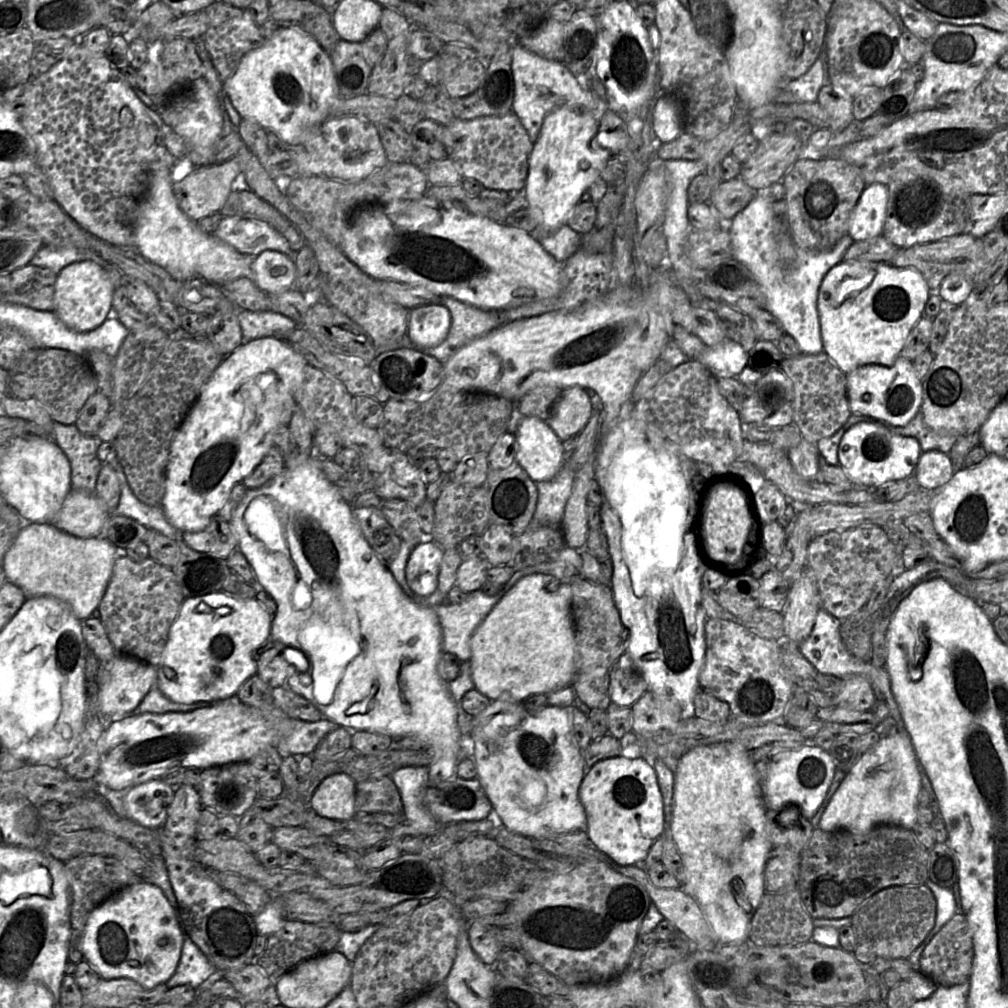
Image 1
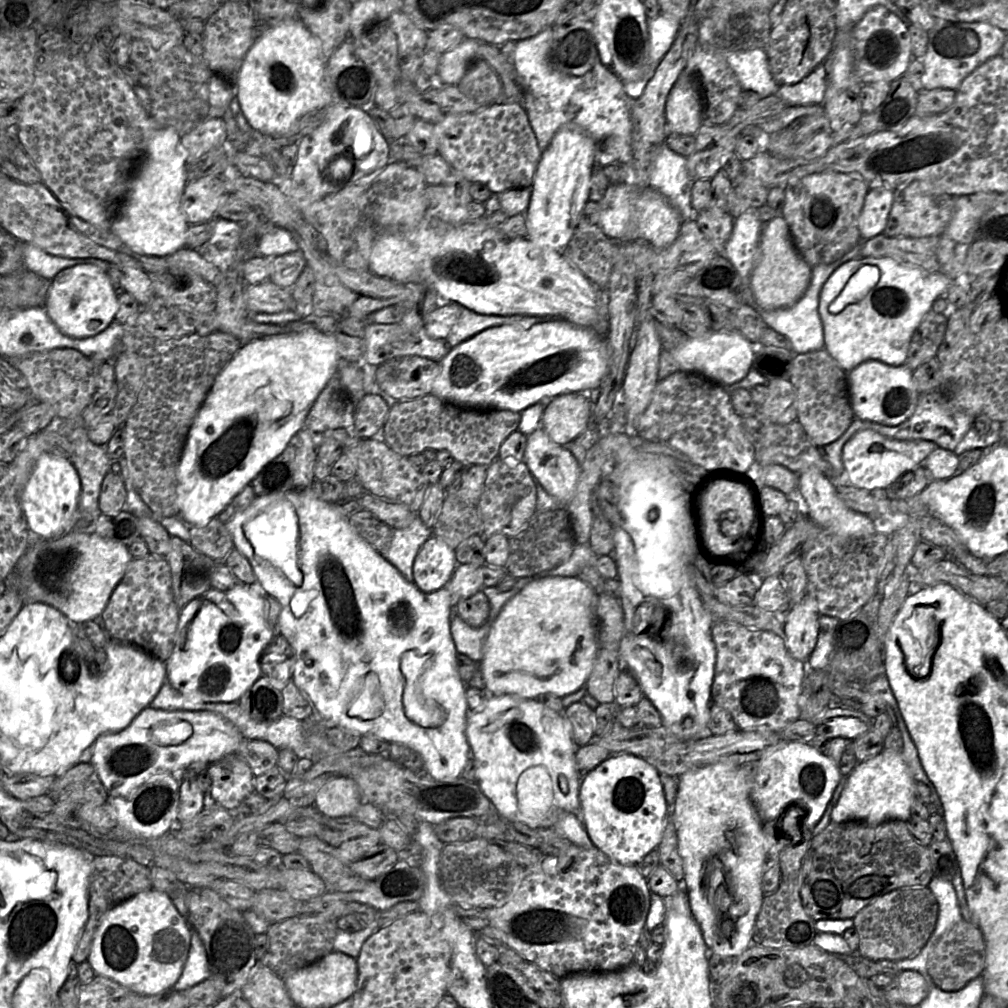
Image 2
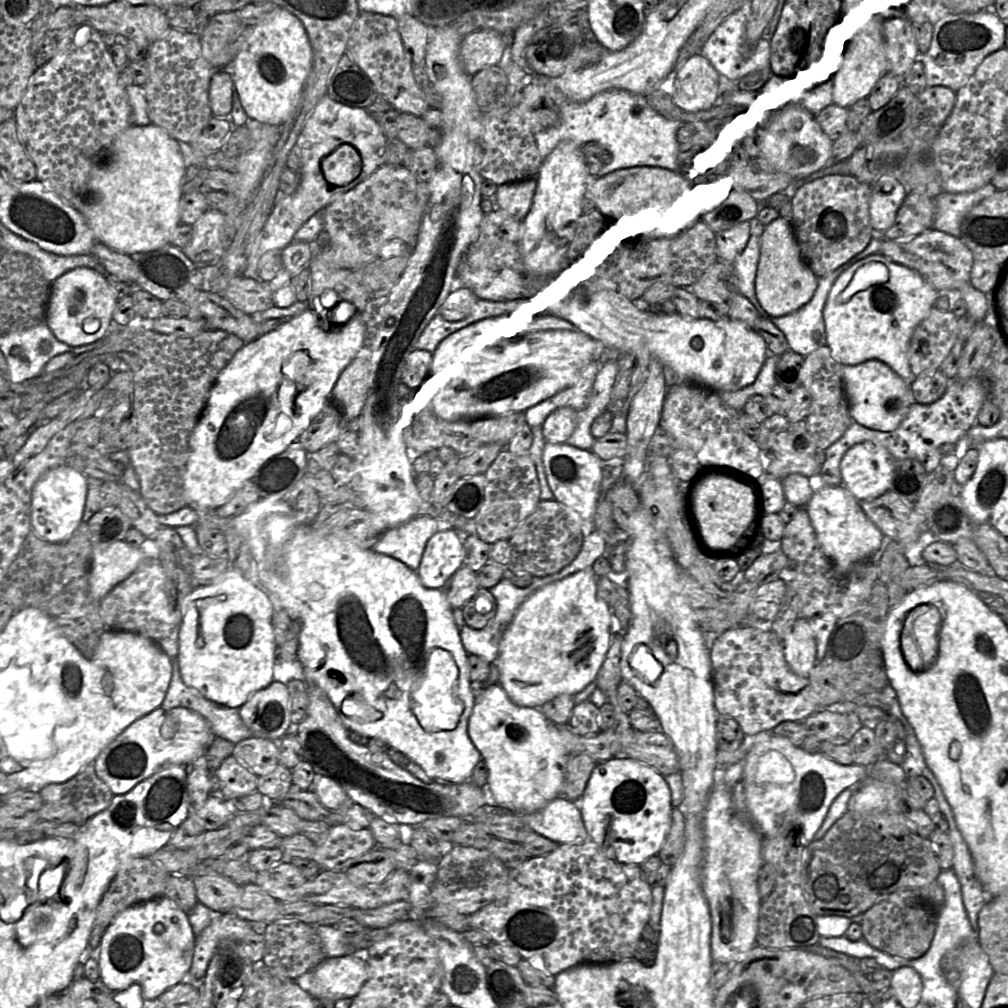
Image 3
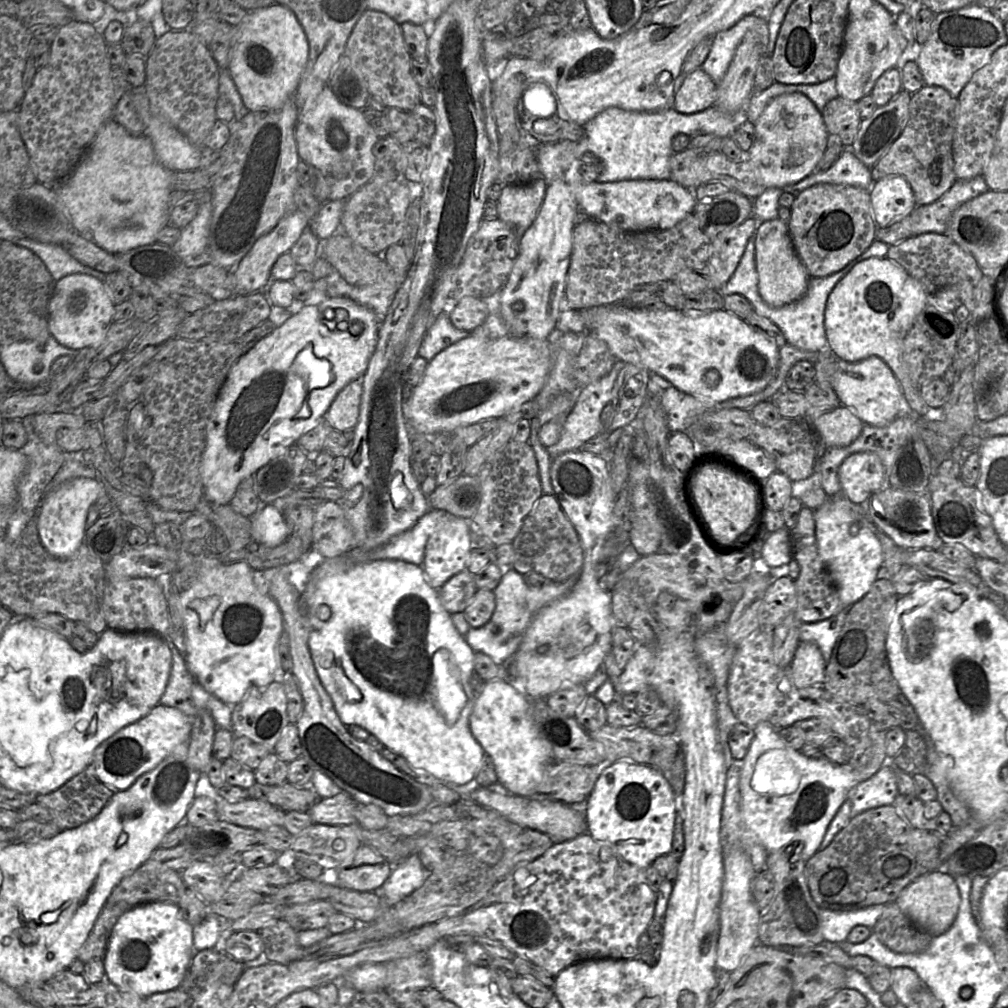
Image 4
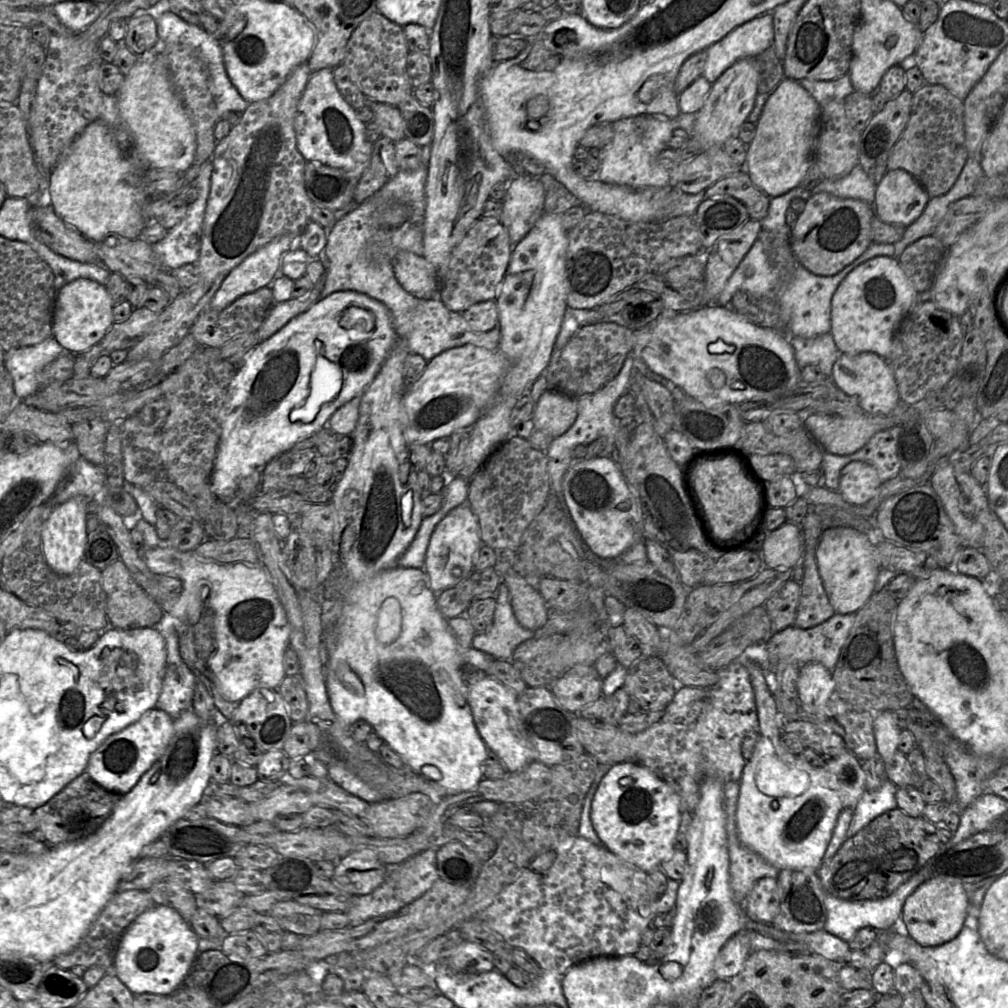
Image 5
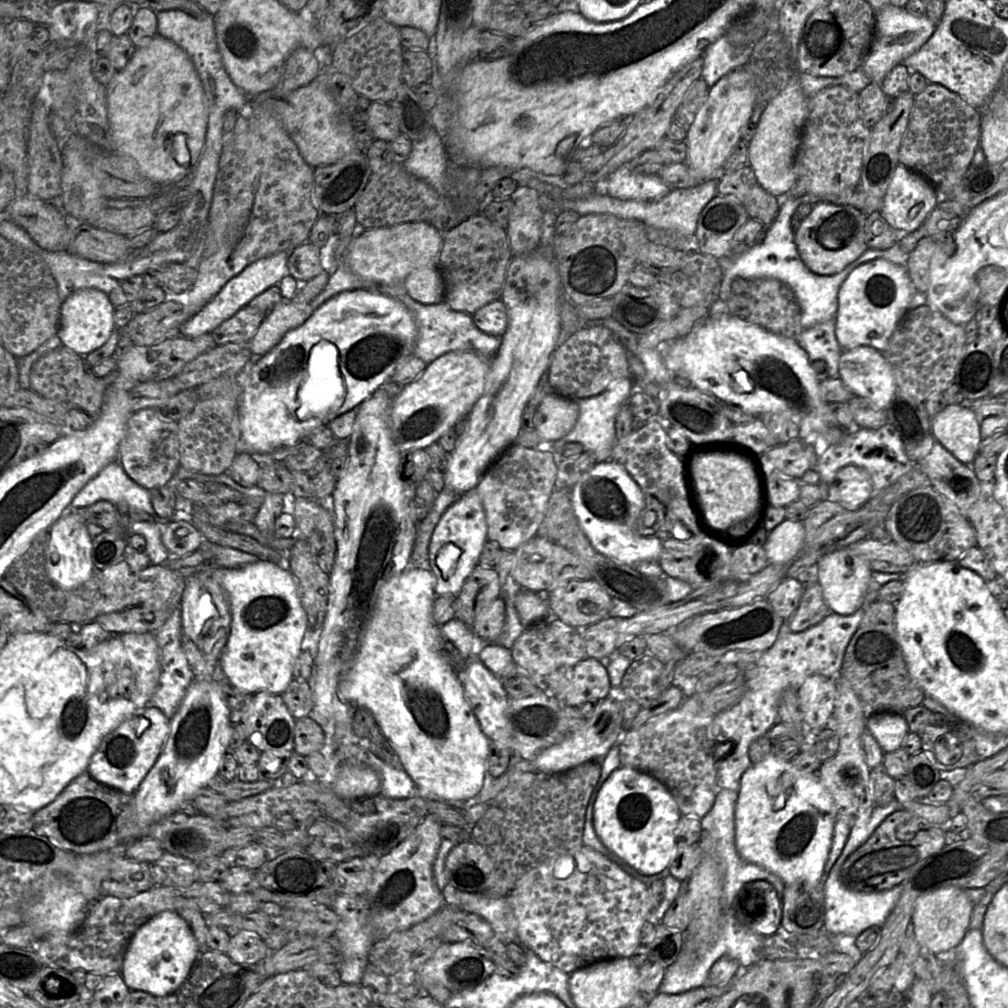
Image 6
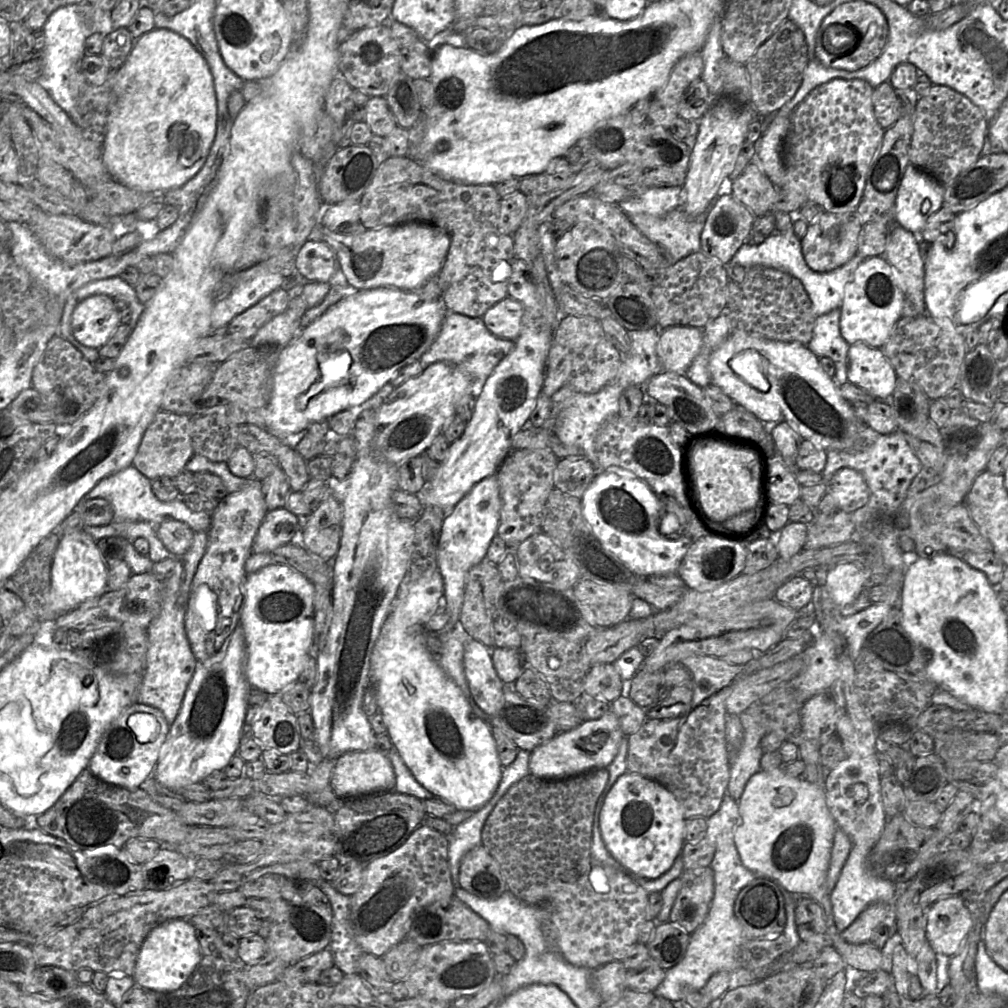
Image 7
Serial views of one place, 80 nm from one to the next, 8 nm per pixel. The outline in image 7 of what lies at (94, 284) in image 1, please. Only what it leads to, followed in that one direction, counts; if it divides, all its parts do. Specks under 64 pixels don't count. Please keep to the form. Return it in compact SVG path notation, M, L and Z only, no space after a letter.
M98 294L81 301L72 314L72 333L81 345L99 350L120 325L113 298Z

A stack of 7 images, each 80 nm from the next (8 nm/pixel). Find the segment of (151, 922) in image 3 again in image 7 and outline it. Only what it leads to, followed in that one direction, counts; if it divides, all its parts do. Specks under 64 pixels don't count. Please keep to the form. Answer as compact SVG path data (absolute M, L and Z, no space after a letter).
M173 919L154 927L145 938L132 975L135 984L146 991L166 992L181 987L201 961L202 953L195 927L187 919Z

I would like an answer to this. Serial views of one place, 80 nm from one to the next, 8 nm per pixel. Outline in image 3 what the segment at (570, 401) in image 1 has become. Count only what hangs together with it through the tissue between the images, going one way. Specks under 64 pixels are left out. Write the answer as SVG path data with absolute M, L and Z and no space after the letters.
M562 407L553 411L542 424L543 436L548 443L565 443L578 424L578 410Z

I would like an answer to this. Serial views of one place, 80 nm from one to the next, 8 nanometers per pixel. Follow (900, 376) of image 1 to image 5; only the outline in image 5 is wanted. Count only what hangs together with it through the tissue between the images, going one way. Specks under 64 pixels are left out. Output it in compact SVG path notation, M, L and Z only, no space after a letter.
M873 352L855 355L840 354L833 364L830 380L849 396L858 399L864 413L888 415L900 402L896 381L889 363Z

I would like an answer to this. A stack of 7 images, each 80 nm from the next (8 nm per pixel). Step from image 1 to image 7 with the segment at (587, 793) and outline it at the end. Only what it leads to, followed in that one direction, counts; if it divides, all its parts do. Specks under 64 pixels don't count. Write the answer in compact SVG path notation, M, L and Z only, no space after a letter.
M627 771L619 776L599 813L602 840L621 868L631 875L655 879L667 872L684 845L685 817L676 797L663 784Z

